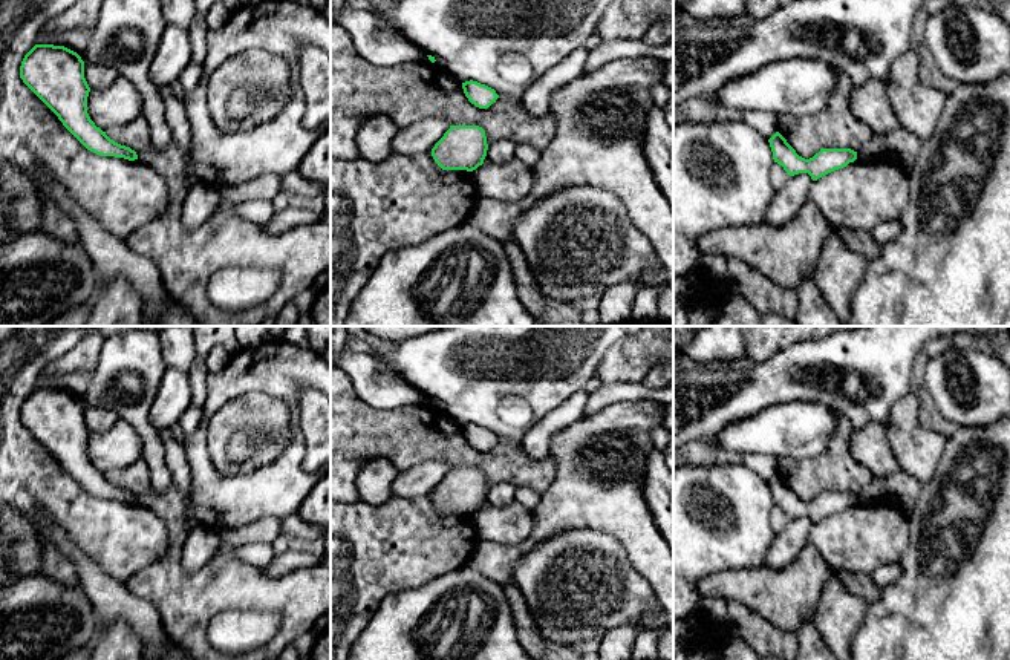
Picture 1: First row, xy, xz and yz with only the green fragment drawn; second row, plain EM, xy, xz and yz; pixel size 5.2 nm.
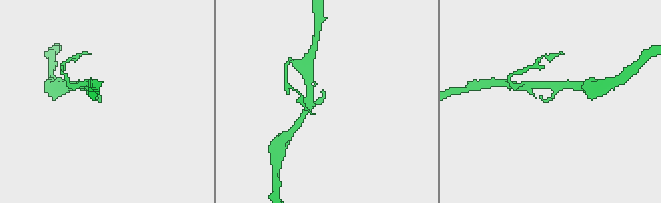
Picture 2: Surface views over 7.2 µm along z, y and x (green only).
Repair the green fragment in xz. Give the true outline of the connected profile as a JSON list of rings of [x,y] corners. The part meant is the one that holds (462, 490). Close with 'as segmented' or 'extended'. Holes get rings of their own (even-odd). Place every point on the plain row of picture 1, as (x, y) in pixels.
[[[450,469],[432,492],[435,505],[442,513],[473,515],[484,507],[488,487],[479,469]]] | as segmented

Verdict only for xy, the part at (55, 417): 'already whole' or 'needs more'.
already whole

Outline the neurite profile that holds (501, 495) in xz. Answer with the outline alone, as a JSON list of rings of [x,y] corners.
[[[508,482],[493,485],[487,493],[487,501],[494,507],[507,507],[514,501],[516,487]]]

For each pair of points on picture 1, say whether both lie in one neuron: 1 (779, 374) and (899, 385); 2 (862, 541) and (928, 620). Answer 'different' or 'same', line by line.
1: same
2: different

